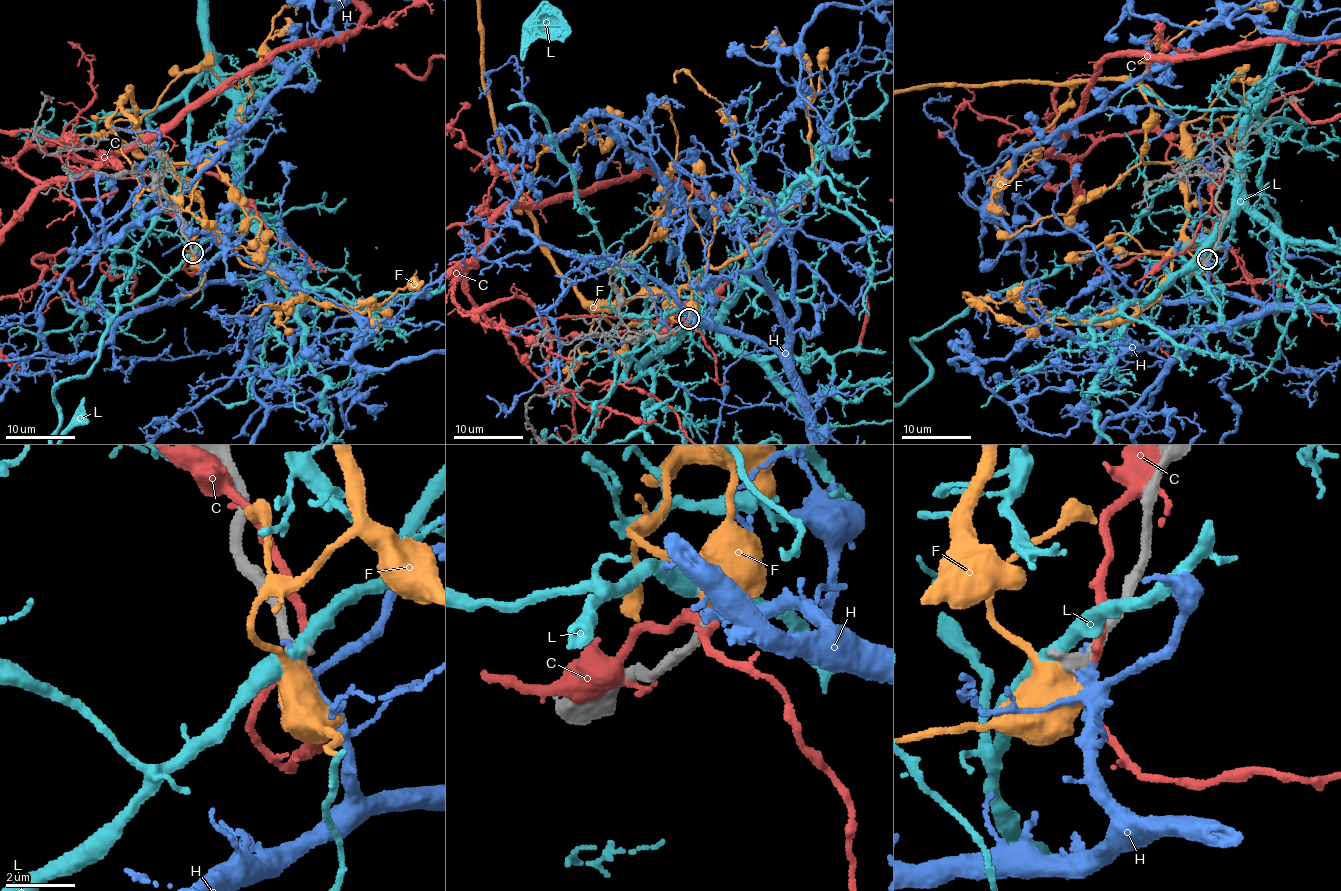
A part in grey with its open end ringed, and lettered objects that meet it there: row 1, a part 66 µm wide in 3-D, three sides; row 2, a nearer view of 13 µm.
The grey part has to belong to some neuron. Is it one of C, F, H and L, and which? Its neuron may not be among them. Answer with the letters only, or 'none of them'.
H

